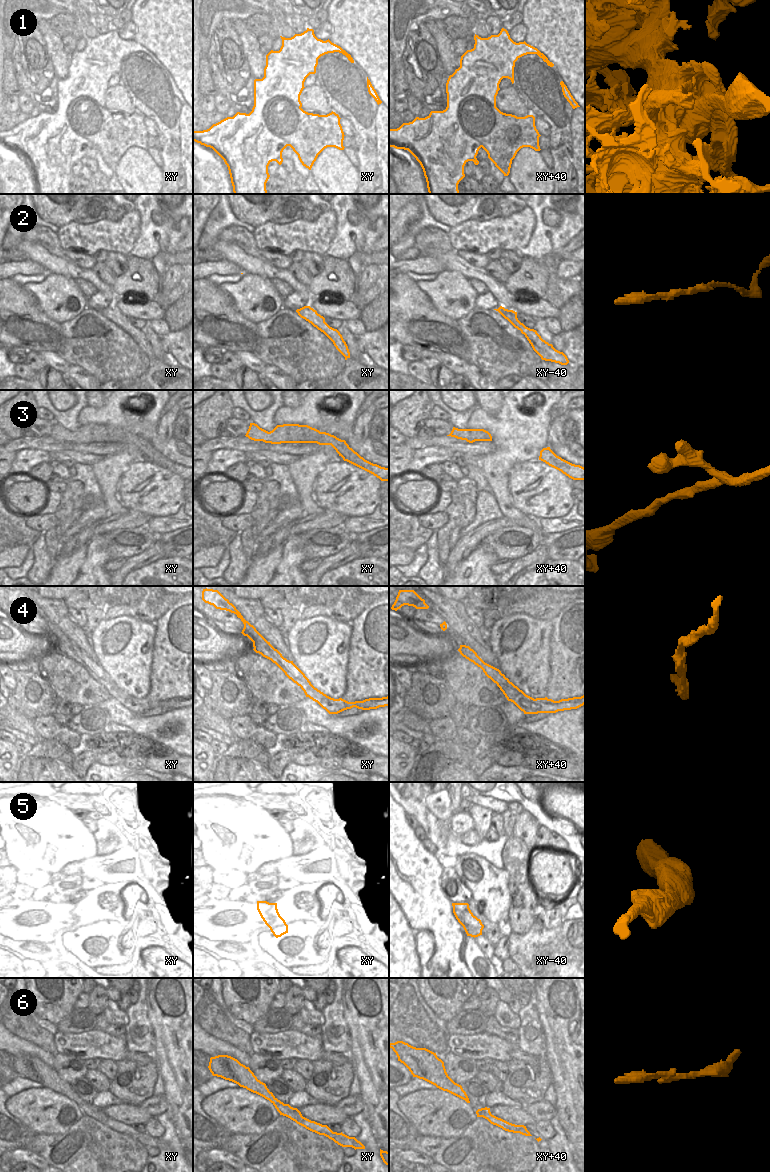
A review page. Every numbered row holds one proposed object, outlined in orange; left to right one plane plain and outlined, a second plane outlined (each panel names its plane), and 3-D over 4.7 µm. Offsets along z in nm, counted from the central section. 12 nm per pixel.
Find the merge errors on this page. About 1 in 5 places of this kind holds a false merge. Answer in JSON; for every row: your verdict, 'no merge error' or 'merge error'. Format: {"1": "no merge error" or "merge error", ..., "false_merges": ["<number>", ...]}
{"1": "merge error", "2": "no merge error", "3": "no merge error", "4": "no merge error", "5": "no merge error", "6": "merge error", "false_merges": ["1", "6"]}

